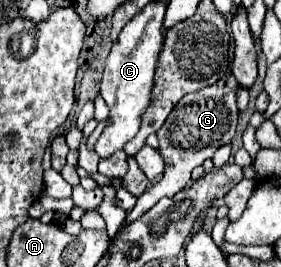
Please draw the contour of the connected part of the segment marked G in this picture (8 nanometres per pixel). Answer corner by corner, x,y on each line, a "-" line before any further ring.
217,82
209,88
201,88
197,92
185,94
177,102
177,108
173,108
173,112
169,114
169,120
165,120
165,124
157,132
159,152
165,160
165,172
143,196
139,196
127,220
137,220
141,212
153,208
161,198
165,196
173,198
179,190
183,190
191,180
191,170
195,166
201,166
207,158
211,158
219,146
229,144
233,140
237,118
239,118
239,110
235,104
235,86

